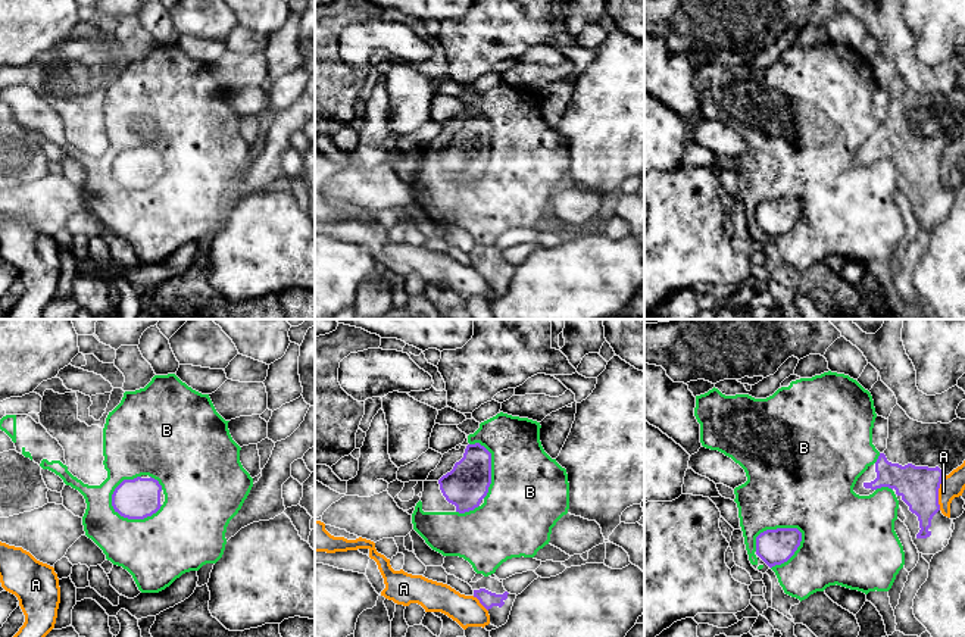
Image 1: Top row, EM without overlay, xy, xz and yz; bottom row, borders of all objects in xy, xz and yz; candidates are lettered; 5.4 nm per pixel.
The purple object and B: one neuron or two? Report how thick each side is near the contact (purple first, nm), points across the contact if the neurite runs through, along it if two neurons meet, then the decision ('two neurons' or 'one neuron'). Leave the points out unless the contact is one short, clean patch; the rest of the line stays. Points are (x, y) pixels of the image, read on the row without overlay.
190 nm thick on the purple side, 420 nm on the other; one neuron

